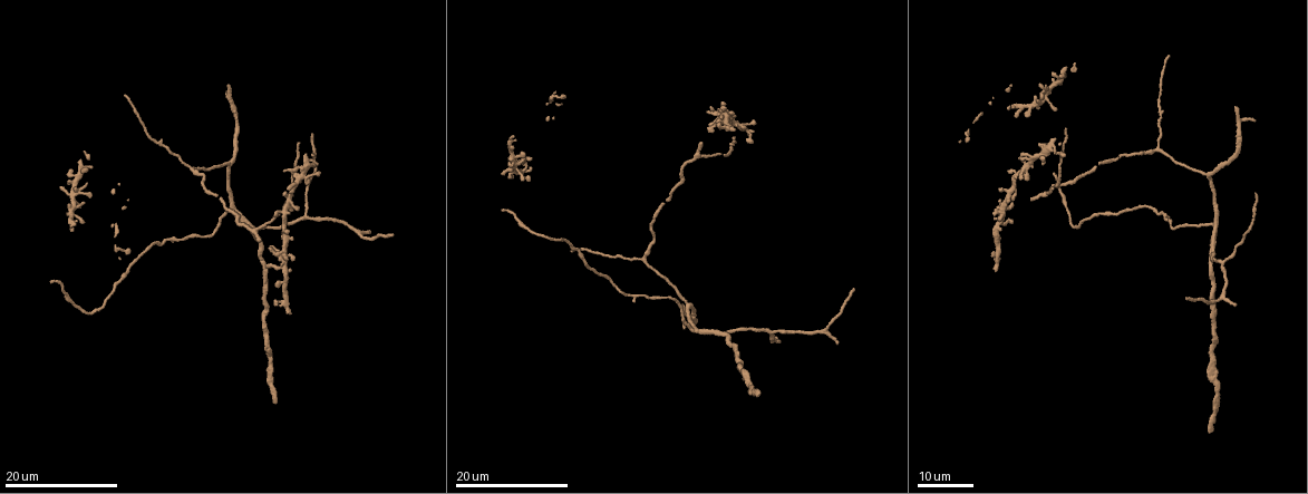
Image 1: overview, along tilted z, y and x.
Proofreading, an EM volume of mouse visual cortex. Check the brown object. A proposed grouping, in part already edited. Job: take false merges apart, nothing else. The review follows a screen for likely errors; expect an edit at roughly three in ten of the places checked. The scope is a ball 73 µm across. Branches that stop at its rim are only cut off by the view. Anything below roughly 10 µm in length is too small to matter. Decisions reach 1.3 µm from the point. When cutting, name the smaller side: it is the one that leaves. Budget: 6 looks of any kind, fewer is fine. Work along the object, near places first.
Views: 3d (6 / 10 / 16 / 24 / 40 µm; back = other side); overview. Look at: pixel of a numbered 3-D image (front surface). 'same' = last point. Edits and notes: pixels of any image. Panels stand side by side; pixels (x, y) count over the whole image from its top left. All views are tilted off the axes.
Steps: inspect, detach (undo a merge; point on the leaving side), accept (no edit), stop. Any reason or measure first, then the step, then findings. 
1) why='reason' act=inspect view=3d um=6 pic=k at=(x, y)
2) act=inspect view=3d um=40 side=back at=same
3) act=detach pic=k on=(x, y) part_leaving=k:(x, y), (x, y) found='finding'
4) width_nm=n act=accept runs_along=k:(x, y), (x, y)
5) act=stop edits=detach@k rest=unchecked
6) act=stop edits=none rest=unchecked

why='three-way junction' act=inspect view=3d um=16 pic=1 at=(692, 331)

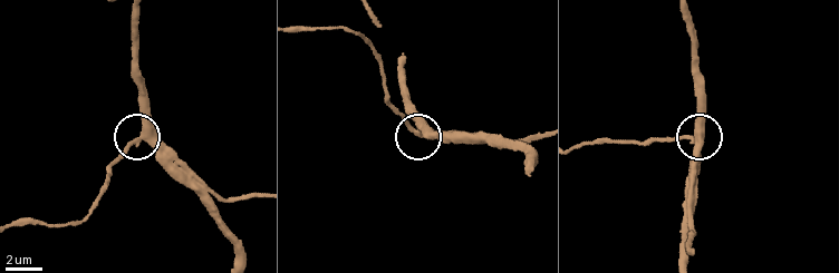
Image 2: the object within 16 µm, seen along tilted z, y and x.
why='closer look' act=inspect view=3d um=10 pic=2 at=(422, 136)

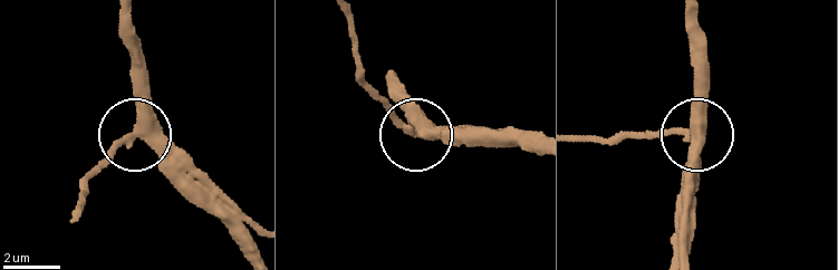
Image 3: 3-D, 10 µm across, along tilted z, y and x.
arms=3 act=accept found='continuous, no second neuron'

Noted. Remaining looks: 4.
why='three-way junction' act=inspect view=3d um=16 pic=1 at=(687, 301)

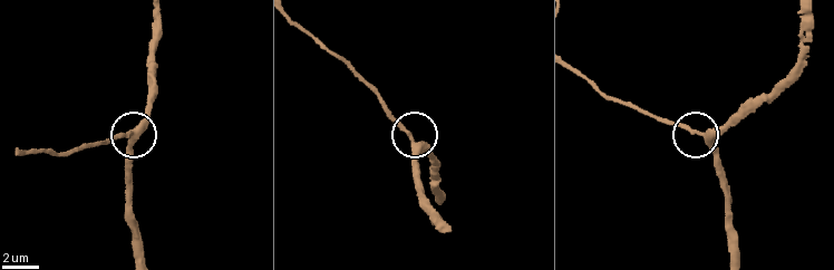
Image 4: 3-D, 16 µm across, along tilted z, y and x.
act=inspect view=3d um=6 pic=4 at=(133, 131)

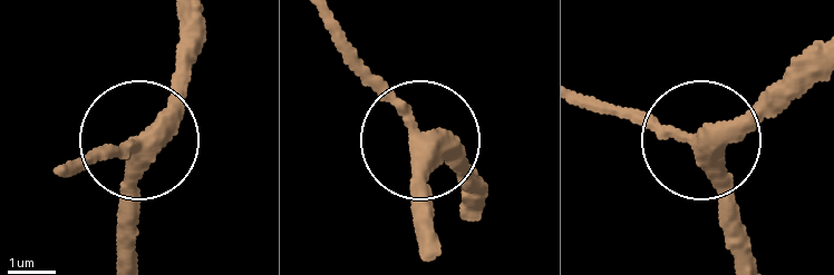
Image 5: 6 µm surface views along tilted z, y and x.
arms=3 act=accept runs_along=5:(435, 243), (420, 154), (481, 183) found='all the same neuron'

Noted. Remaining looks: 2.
why='arms part here' act=inspect view=3d um=24 pic=1 at=(771, 331)

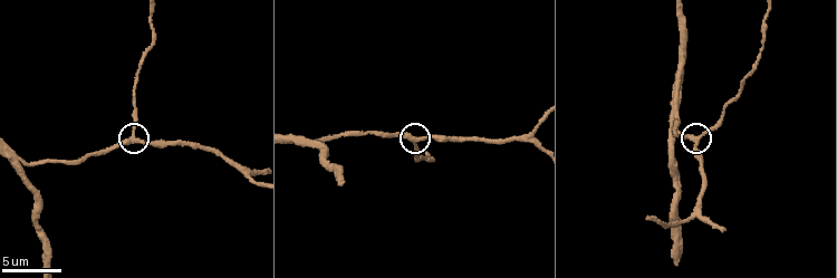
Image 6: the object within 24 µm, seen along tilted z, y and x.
act=inspect view=3d um=10 pic=6 at=(131, 134)

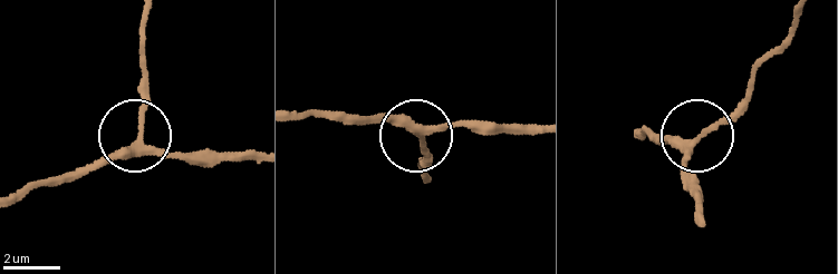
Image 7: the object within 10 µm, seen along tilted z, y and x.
side_arm_um=17 act=accept runs_along=7:(16, 195), (65, 184), (134, 145), (142, 70) found='all the same neuron'

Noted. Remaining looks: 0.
act=stop edits=none rest=unchecked

